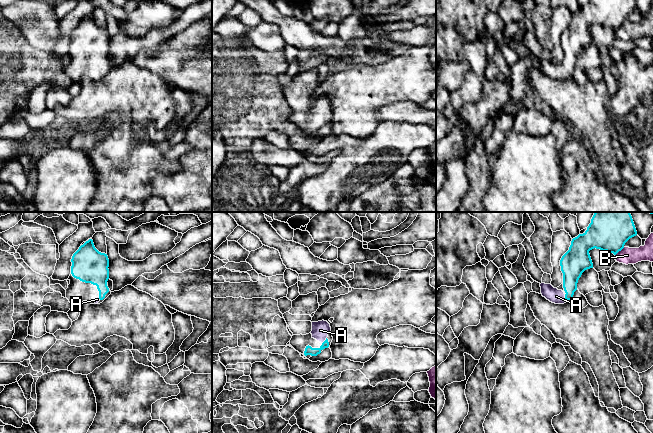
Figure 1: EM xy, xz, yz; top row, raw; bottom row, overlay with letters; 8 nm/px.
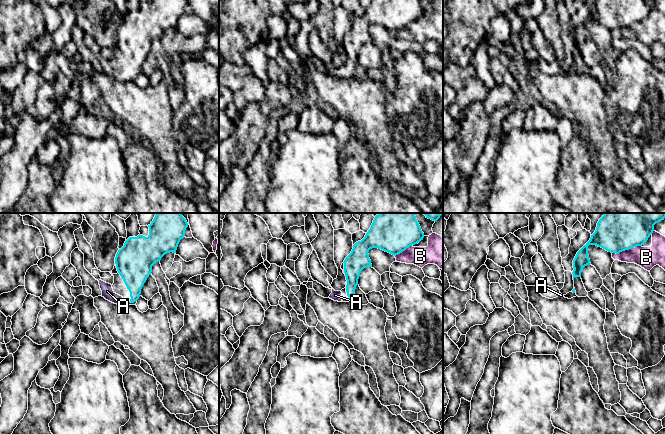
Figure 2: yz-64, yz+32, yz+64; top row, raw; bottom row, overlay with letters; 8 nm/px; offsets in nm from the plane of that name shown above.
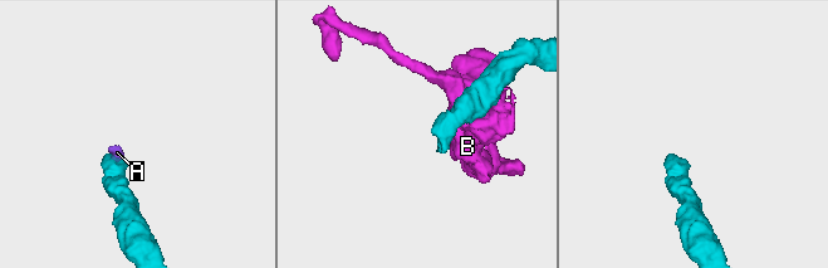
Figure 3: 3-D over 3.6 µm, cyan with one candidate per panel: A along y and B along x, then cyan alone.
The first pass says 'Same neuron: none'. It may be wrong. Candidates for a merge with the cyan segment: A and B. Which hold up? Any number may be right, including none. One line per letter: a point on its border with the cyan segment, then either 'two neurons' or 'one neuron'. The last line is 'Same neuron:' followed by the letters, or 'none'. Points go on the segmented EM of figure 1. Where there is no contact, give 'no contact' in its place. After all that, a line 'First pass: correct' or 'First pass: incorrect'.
A: contact xz (325, 340); one neuron
B: contact yz (619, 250); two neurons
Same neuron: A
First pass: incorrect

